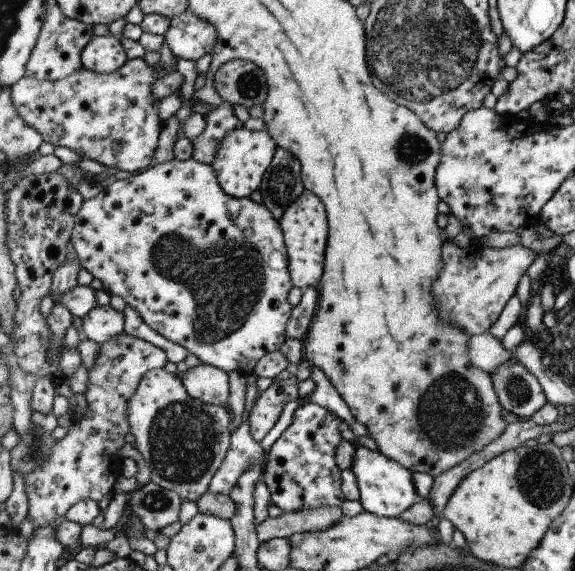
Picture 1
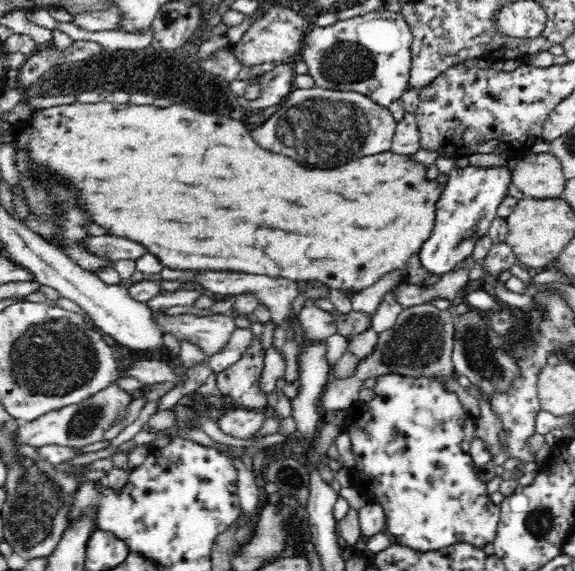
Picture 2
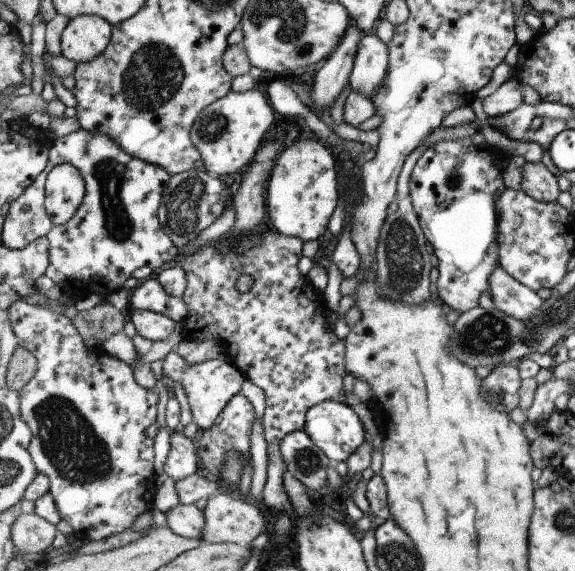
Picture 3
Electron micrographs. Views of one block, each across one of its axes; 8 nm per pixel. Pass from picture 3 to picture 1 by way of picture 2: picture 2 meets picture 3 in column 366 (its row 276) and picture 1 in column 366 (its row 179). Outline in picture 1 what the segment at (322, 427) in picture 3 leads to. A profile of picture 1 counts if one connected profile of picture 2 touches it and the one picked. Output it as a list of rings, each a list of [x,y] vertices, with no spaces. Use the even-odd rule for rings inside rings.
[[[365,446],[357,447],[356,460],[351,470],[357,478],[359,501],[366,512],[379,517],[401,517],[401,514],[422,500],[415,488],[414,472],[403,467],[400,462],[389,459],[379,450],[373,452]]]

